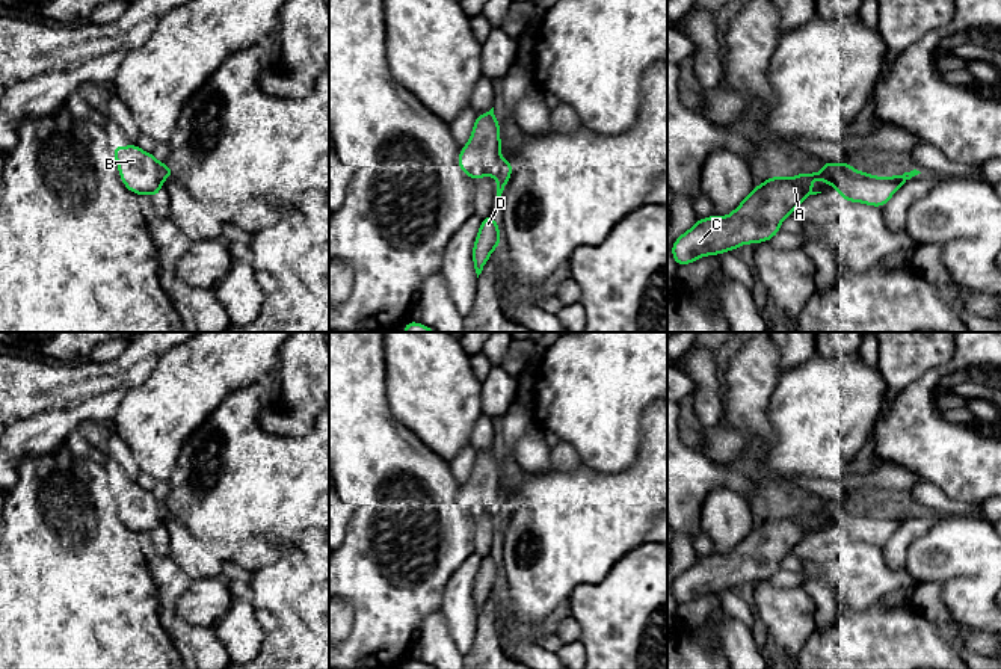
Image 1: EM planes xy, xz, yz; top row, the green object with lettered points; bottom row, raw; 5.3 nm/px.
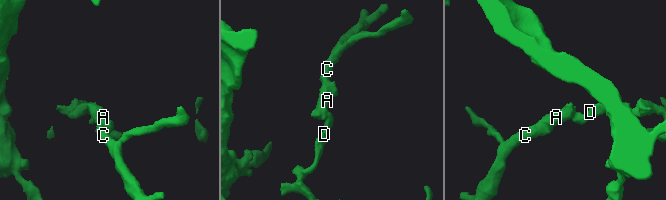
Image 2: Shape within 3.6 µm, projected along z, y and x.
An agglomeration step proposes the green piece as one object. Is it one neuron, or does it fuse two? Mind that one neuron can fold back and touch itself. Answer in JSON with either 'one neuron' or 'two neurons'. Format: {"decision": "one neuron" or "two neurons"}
{"decision": "one neuron"}

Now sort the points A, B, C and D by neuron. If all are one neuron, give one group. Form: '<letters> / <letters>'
A B C D

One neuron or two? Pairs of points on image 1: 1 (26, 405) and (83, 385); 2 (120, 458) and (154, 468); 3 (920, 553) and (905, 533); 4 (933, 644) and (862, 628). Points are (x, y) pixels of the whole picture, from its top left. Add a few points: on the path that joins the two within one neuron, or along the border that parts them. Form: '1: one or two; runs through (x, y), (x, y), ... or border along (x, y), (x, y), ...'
1: one; runs through (40, 393), (47, 385), (70, 385)
2: two; border along (113, 435), (130, 450), (144, 474)
3: two; border along (941, 520), (909, 544), (905, 564)
4: one; runs through (915, 642), (880, 642)

